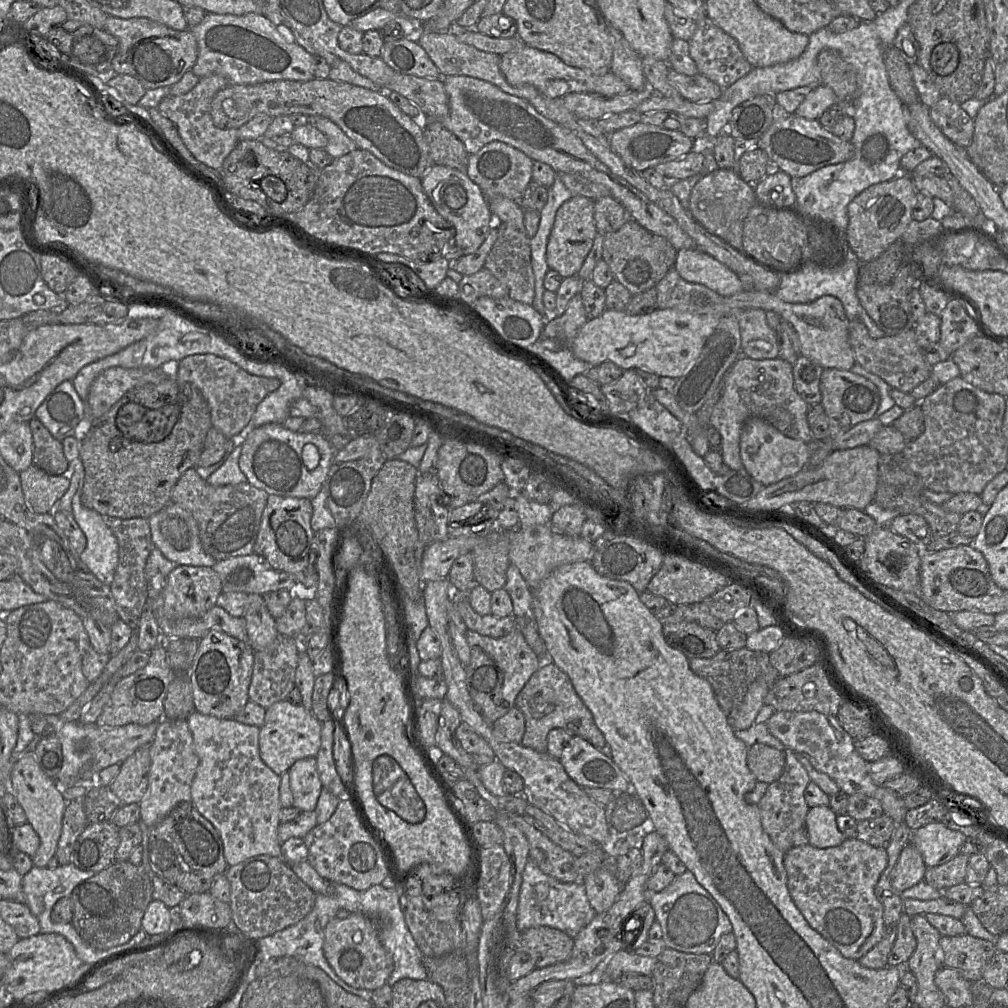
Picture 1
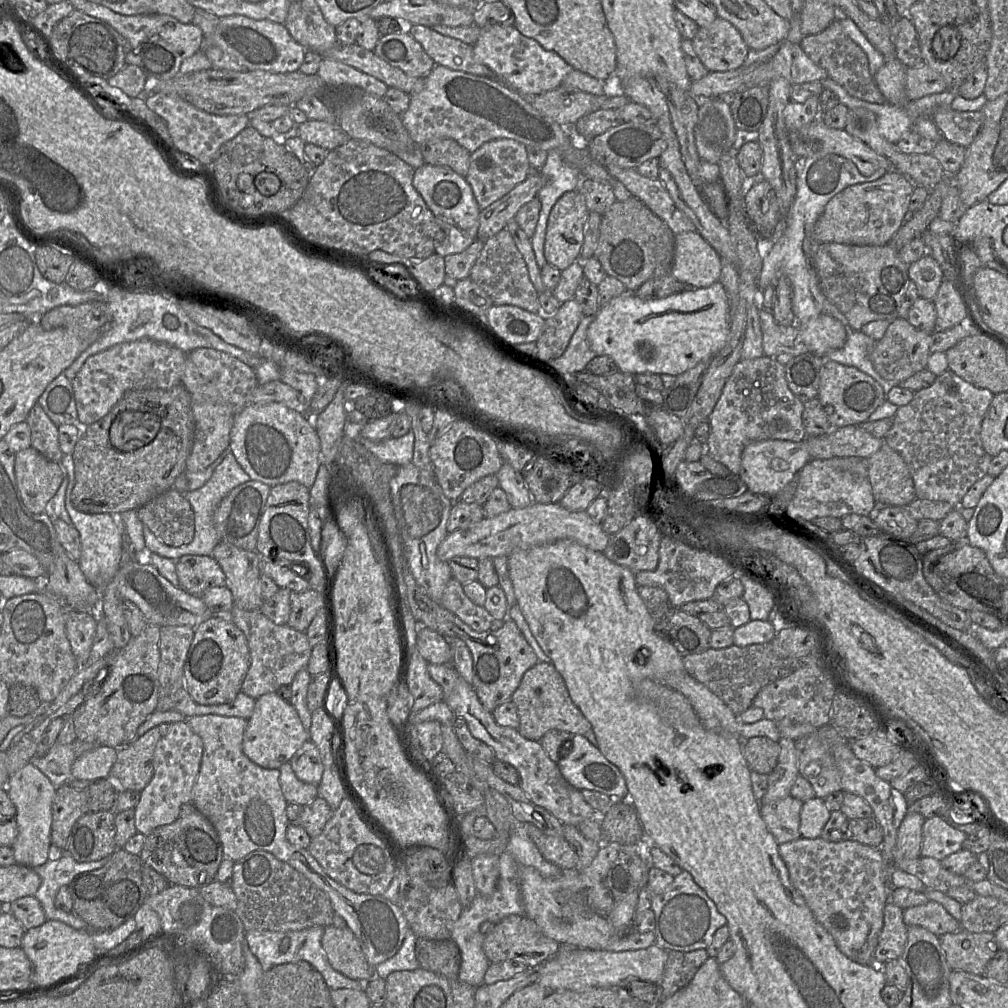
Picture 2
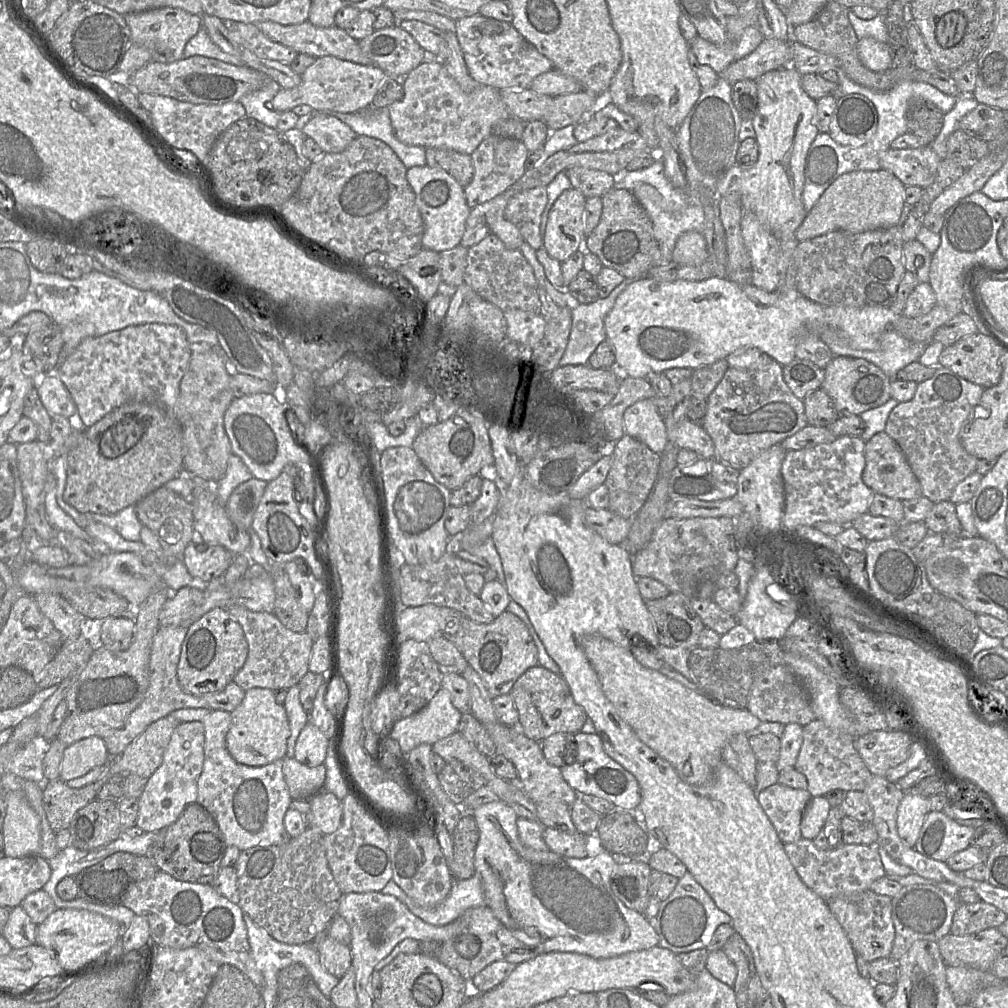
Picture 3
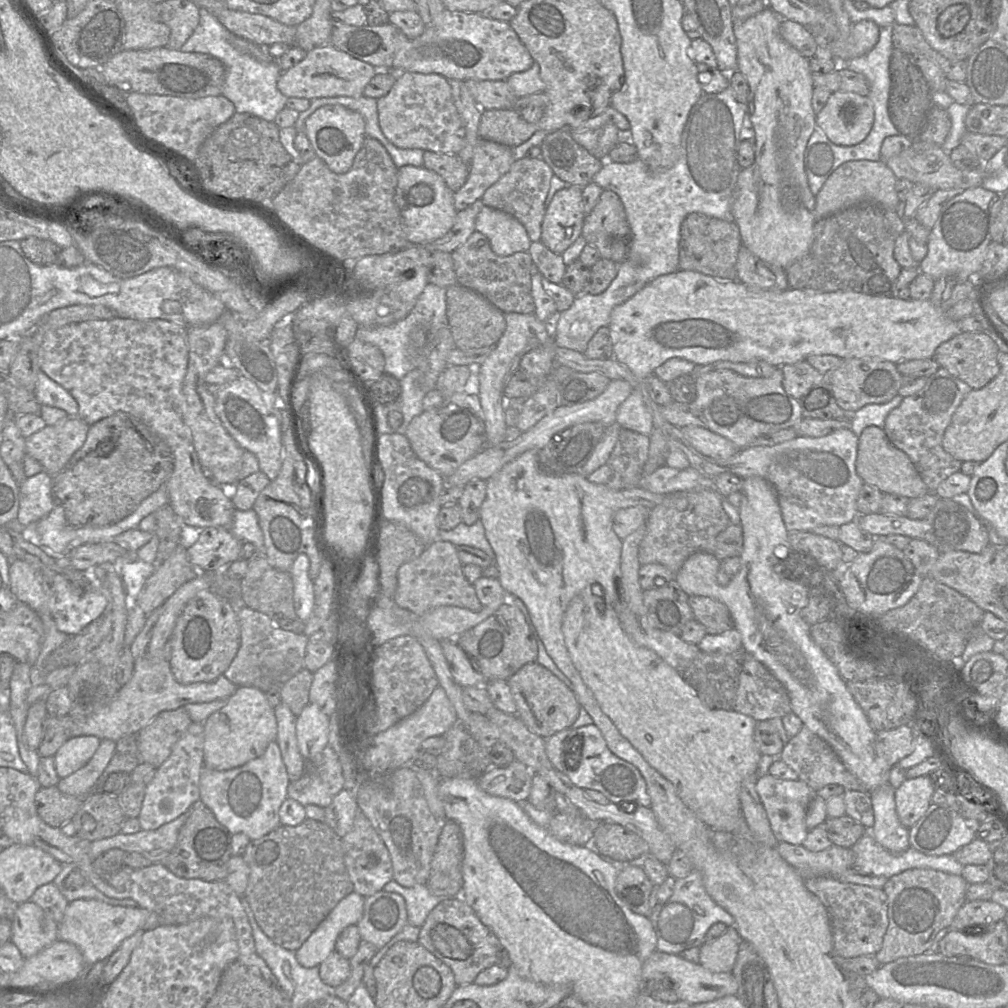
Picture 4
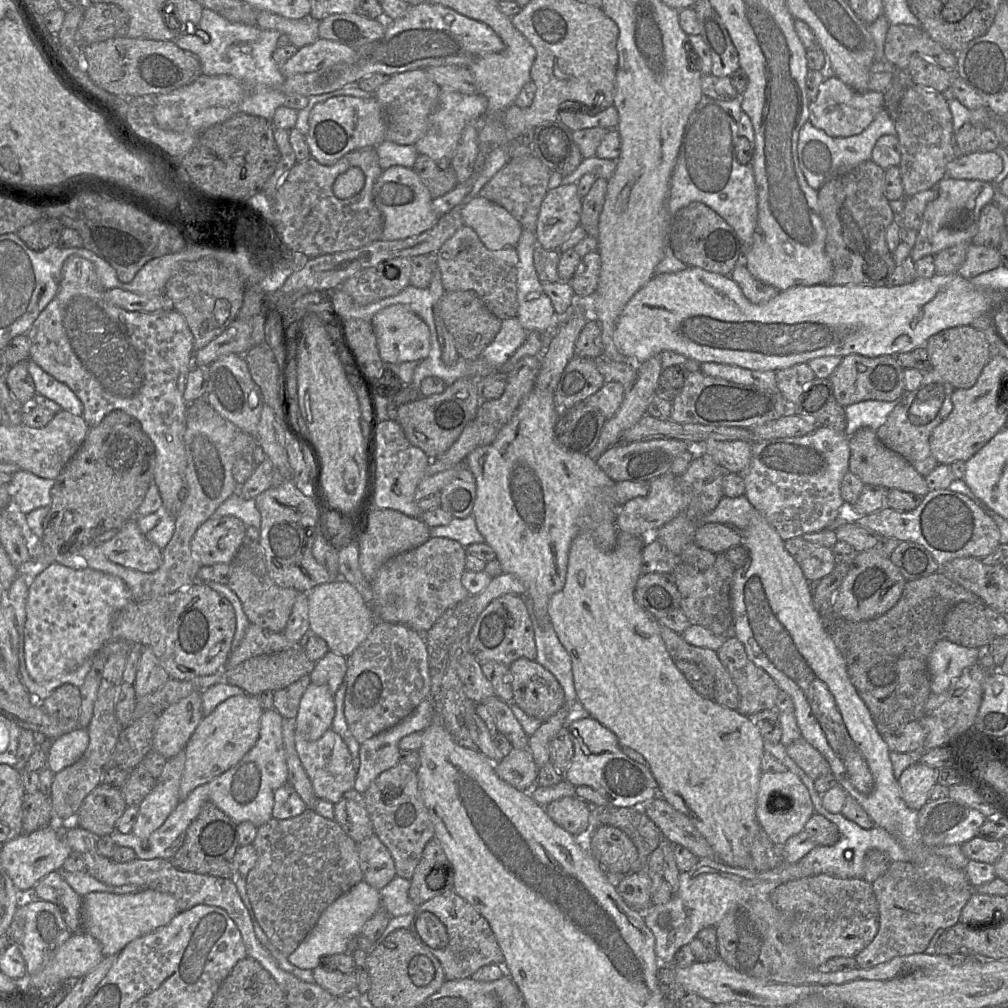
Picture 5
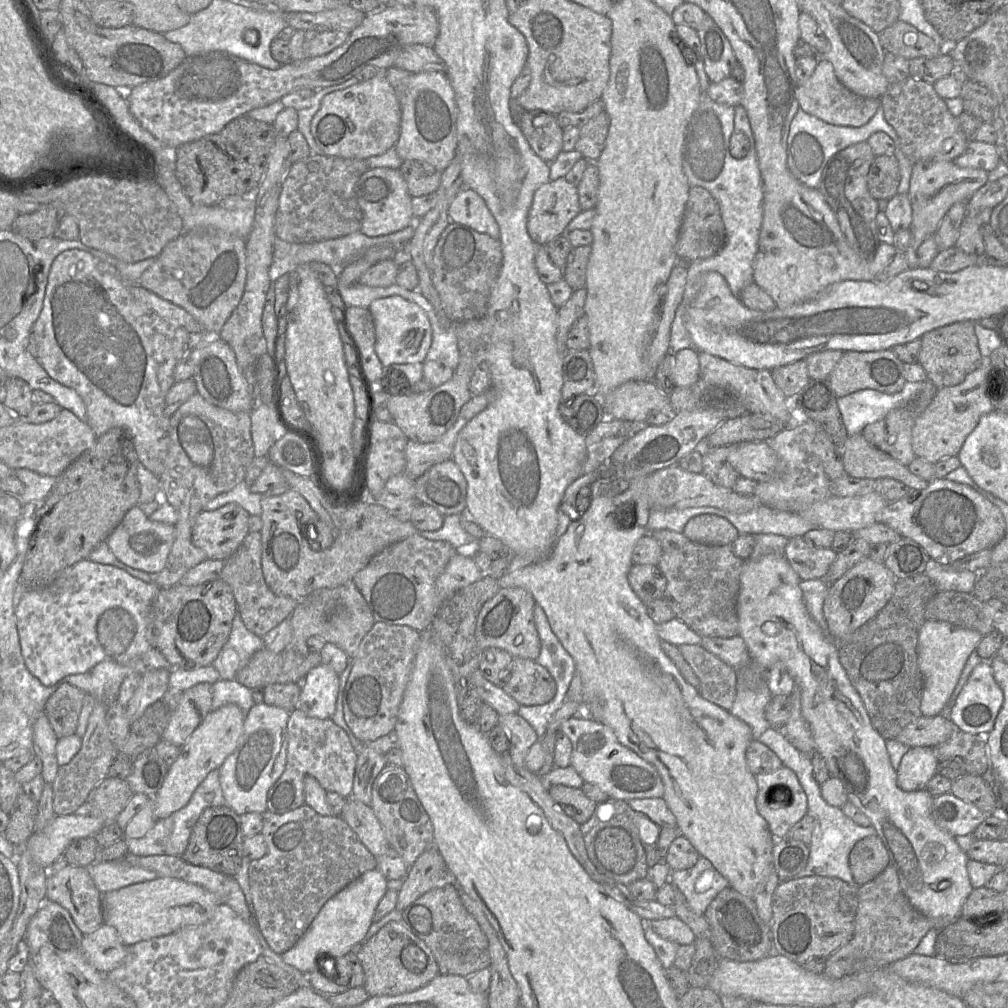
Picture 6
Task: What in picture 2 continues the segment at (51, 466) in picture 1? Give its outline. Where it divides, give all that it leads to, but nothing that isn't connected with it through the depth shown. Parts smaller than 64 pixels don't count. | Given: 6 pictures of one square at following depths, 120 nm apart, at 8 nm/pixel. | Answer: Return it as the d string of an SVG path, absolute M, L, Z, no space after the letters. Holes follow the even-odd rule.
M39 403L32 407L26 421L31 430L31 446L47 459L60 463L64 454L59 445L58 427Z

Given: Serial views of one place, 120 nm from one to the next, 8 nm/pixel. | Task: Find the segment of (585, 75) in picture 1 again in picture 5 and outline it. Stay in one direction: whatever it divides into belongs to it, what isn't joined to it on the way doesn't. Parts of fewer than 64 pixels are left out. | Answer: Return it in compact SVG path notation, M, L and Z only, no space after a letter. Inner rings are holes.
M424 2L409 6L402 17L387 21L384 35L356 49L353 59L313 72L285 77L282 91L285 95L301 94L310 97L358 83L363 77L374 73L391 76L445 65L468 68L475 59L504 49L503 40L485 23L468 18L444 5Z

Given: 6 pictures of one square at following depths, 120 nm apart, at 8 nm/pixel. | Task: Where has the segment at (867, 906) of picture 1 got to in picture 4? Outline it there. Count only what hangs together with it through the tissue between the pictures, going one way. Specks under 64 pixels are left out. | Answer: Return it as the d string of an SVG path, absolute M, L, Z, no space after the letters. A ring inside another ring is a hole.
M779 842L777 850L781 857L794 869L800 870L803 877L838 877L851 868L855 855L851 848L832 845L820 852L812 852L802 845Z

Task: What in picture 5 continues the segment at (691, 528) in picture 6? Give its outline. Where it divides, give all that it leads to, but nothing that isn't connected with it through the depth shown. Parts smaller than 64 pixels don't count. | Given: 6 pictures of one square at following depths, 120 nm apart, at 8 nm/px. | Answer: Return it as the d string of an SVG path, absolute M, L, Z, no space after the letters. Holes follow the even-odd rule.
M706 522L697 528L694 542L698 546L718 554L742 544L743 537L742 532L737 532L725 524Z

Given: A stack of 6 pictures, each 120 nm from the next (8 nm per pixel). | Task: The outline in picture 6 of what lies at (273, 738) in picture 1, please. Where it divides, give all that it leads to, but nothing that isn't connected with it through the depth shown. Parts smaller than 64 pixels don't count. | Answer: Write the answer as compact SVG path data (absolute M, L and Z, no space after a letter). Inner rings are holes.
M227 704L211 711L181 747L176 761L168 768L164 782L153 797L155 819L167 818L183 808L207 774L219 769L236 749L243 733L246 714L235 704Z

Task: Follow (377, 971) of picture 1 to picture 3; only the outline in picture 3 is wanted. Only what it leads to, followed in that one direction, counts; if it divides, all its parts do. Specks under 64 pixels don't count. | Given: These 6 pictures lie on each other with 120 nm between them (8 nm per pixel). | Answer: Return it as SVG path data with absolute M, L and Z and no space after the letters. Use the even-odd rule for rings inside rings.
M326 936L318 946L318 952L323 967L330 974L342 978L352 966L351 948Z

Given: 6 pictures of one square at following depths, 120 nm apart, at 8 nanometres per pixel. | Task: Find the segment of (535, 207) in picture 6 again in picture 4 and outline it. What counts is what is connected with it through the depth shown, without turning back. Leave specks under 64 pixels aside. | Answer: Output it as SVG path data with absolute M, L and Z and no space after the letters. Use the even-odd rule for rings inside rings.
M568 185L557 191L545 209L540 241L561 255L582 235L585 216L581 187Z

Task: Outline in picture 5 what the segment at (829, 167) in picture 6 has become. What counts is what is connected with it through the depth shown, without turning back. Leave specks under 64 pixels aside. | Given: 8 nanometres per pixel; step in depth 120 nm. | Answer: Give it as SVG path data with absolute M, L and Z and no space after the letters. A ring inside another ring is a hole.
M870 159L844 174L834 175L818 190L818 202L820 216L827 230L826 252L833 266L832 278L827 284L888 286L889 278L897 263L886 243L886 231L895 220L895 214L884 194L884 169Z

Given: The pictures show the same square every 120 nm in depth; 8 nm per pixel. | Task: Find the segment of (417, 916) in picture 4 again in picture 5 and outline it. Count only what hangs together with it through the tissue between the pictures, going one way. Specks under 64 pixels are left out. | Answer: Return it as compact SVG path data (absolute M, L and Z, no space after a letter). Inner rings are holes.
M395 876L380 890L382 907L392 917L414 914L416 905L410 900L408 891L410 880Z

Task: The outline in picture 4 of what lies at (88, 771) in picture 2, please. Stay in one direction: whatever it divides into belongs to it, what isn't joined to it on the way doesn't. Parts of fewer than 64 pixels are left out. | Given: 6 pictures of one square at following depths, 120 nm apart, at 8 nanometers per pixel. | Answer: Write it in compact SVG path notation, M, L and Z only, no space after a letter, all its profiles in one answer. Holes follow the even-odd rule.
M92 735L68 739L54 755L58 777L65 778L85 766L98 749L99 744L100 739Z

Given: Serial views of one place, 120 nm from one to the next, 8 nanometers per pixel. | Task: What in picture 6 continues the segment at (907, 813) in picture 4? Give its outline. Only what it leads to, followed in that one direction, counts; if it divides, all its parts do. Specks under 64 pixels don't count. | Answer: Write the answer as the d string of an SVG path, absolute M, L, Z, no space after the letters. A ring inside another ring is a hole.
M910 747L897 770L898 786L904 791L926 788L929 780L937 773L939 763L933 747Z

